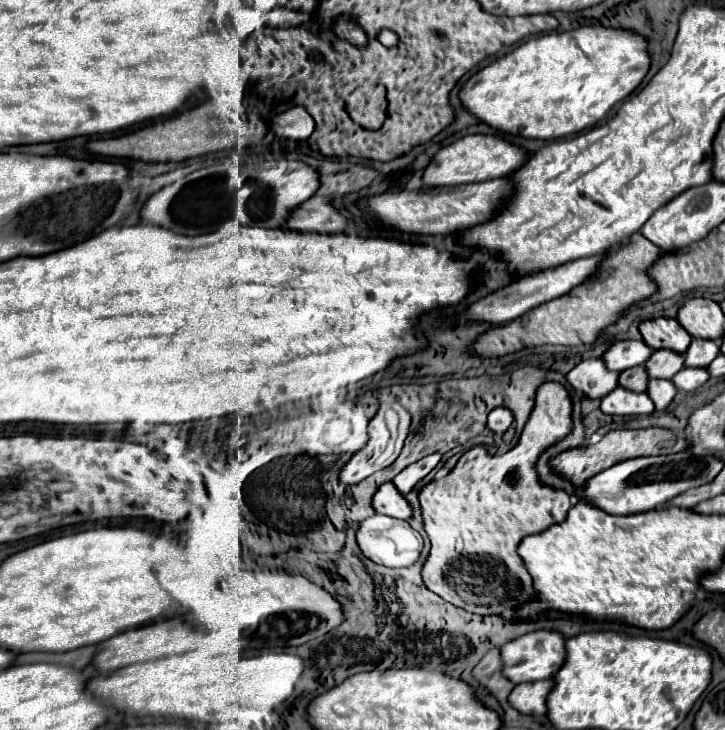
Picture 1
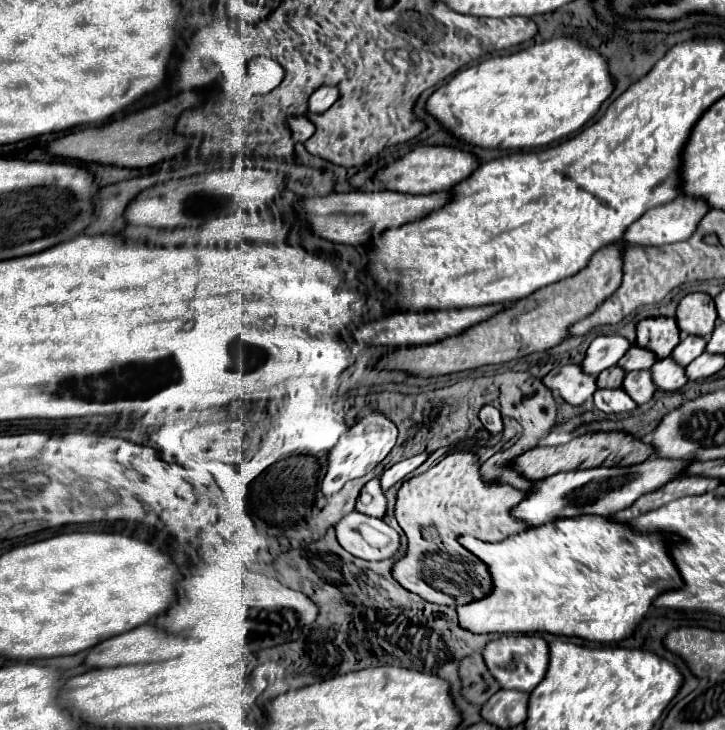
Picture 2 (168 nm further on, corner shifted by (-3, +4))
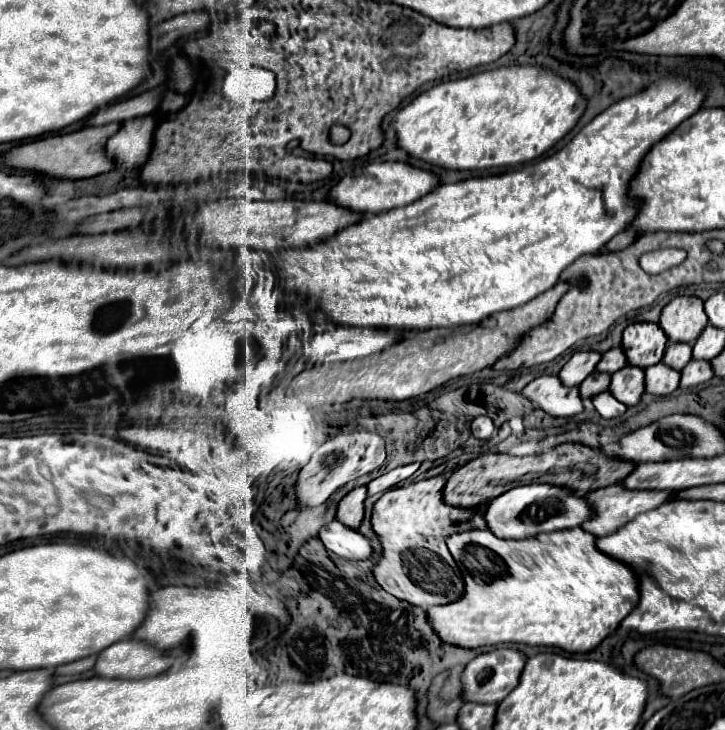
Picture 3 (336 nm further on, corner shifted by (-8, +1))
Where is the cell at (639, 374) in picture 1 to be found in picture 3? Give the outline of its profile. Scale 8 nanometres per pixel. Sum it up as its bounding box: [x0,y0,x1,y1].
[580,373,610,399]

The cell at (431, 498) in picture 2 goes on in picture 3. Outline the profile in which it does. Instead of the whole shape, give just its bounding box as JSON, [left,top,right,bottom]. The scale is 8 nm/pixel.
[370,479,486,609]

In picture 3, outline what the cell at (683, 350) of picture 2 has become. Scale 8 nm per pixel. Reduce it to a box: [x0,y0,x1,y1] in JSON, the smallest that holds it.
[662,343,692,371]

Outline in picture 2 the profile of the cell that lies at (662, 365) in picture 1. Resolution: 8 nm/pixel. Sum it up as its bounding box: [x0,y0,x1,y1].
[619,346,659,372]

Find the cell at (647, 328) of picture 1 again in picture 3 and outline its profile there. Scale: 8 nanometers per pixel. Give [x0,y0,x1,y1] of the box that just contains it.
[622,323,666,367]

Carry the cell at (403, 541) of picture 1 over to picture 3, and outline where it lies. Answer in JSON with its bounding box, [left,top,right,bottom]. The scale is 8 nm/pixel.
[318,521,372,559]

